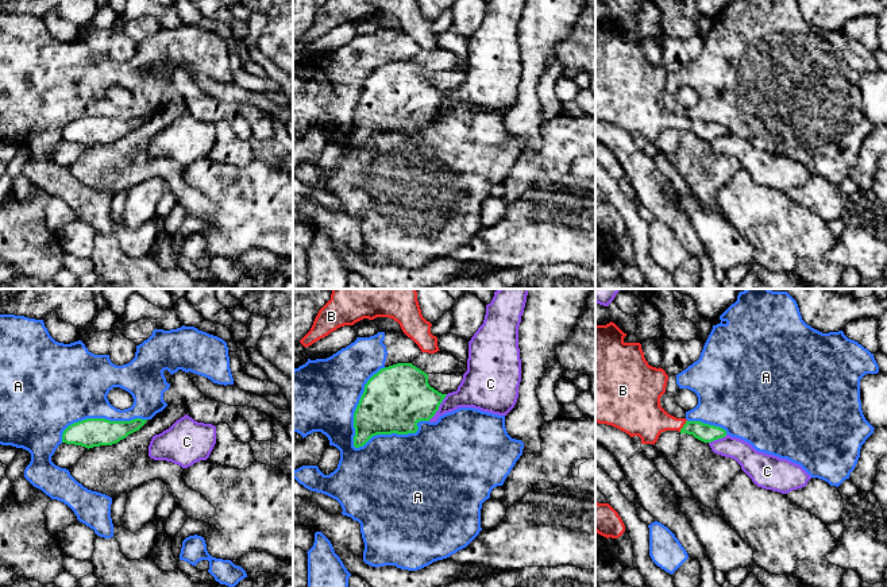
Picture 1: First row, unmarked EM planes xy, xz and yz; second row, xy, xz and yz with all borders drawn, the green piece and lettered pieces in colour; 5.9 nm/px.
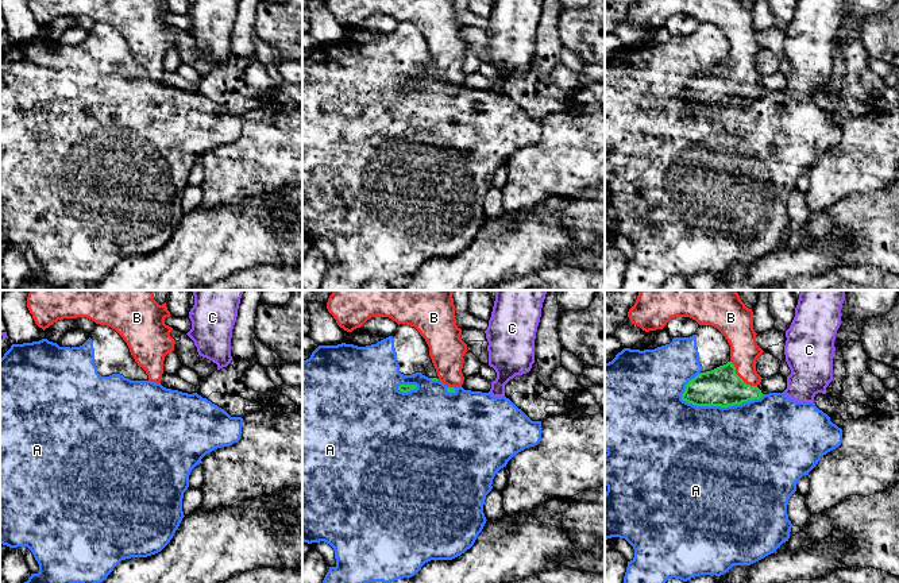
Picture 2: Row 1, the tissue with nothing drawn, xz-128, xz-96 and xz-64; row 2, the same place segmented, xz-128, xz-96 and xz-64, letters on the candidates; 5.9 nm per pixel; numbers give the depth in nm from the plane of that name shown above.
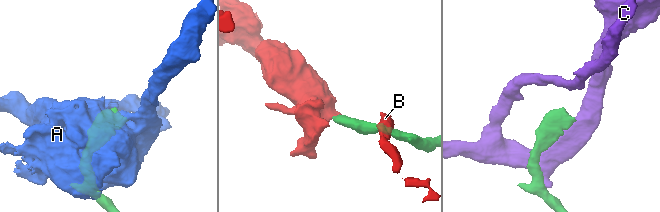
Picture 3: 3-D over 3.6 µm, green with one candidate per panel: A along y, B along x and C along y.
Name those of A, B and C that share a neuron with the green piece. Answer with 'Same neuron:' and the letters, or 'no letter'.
Same neuron: B

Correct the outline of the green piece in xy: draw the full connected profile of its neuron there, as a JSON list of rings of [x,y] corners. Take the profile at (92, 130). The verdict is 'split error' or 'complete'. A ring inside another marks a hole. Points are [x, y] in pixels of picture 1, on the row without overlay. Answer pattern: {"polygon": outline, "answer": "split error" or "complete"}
{"polygon": [[[86,116],[69,123],[62,131],[62,140],[93,146],[112,143],[139,128],[147,117],[109,119]]], "answer": "complete"}

